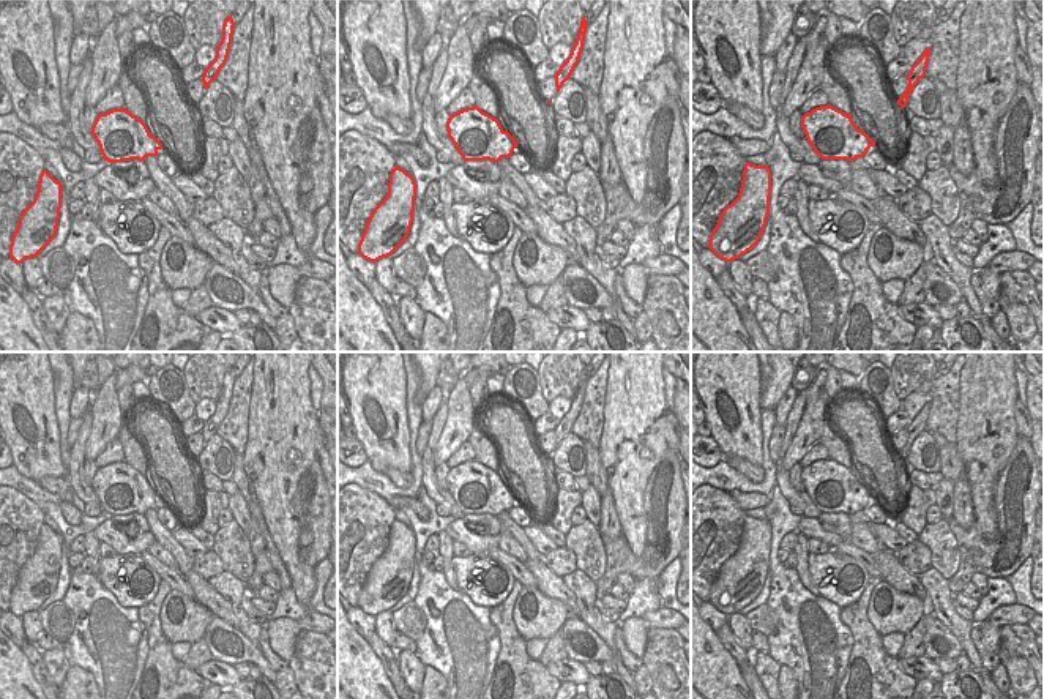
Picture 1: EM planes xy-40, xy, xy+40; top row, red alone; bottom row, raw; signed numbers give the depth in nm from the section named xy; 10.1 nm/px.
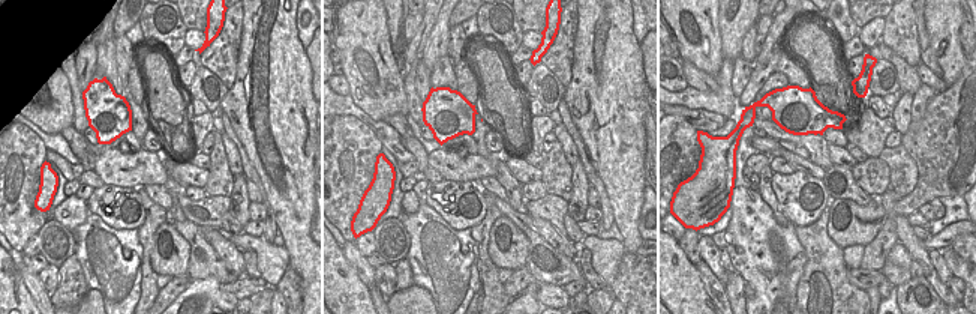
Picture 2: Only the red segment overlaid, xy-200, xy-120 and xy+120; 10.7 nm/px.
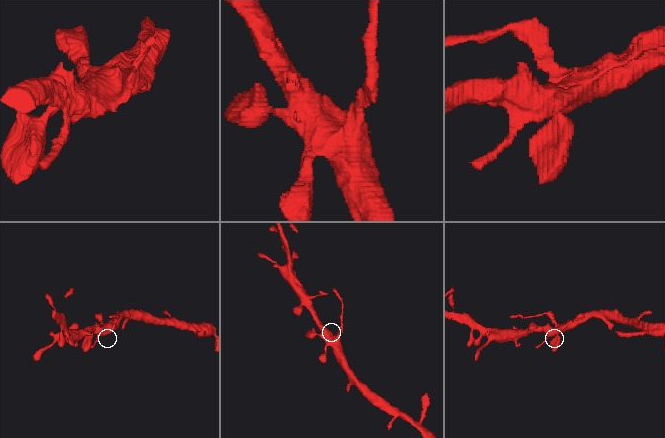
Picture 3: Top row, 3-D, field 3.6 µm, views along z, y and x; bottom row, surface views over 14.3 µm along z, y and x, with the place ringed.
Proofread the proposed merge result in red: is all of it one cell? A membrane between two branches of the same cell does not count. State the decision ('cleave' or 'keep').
cleave

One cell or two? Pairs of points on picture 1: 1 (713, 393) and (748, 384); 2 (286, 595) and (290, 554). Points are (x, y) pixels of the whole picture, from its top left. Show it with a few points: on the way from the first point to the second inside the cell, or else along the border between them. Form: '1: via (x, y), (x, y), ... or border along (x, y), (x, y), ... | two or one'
1: via (721, 385), (740, 384) | one
2: border along (290, 587), (295, 598), (308, 608) | two

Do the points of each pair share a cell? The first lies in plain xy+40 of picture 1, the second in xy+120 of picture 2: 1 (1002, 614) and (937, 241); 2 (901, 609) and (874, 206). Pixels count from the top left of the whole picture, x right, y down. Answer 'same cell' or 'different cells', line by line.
1: same cell
2: same cell

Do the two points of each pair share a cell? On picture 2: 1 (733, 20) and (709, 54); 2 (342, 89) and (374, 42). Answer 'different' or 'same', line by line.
1: different
2: different

